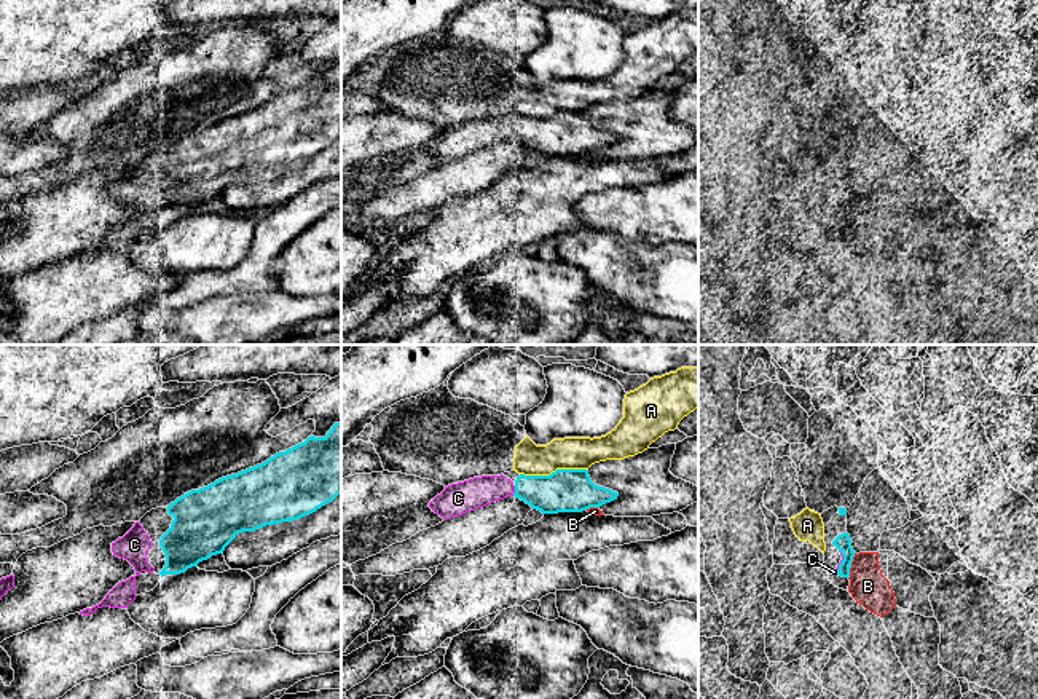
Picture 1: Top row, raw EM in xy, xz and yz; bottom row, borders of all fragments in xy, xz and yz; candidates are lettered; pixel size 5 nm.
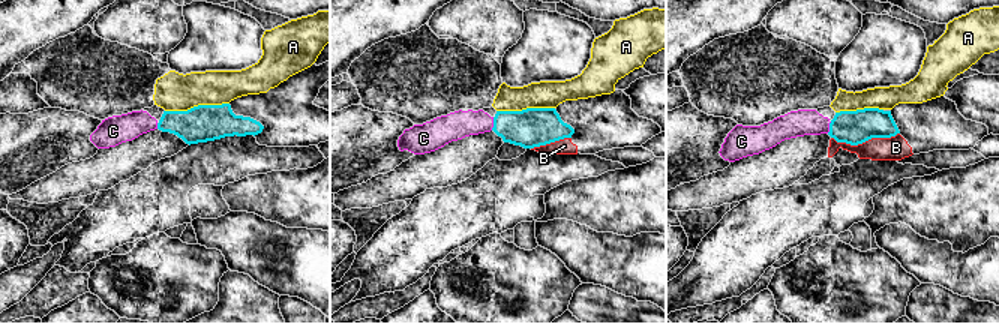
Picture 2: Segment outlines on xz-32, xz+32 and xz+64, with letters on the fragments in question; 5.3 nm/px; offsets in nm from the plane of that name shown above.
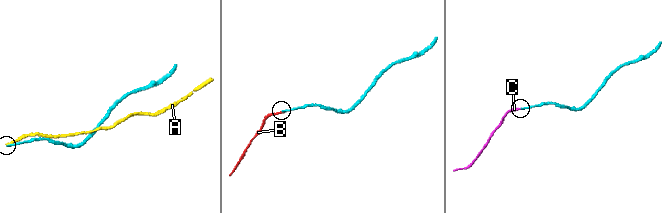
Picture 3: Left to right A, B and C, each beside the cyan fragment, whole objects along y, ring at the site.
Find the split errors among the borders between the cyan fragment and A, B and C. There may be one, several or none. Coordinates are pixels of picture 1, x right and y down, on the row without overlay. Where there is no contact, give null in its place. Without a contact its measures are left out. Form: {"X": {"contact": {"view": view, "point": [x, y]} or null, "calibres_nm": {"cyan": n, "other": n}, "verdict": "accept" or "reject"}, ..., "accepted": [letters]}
{"A": {"contact": {"view": "xz", "point": [552, 115]}, "calibres_nm": {"cyan": 220, "other": 160}, "verdict": "reject"}, "B": {"contact": {"view": "yz", "point": [850, 208]}, "calibres_nm": {"cyan": 80, "other": 190}, "verdict": "reject"}, "C": {"contact": {"view": "xz", "point": [515, 133]}, "calibres_nm": {"cyan": 220, "other": 150}, "verdict": "accept"}, "accepted": ["C"]}

